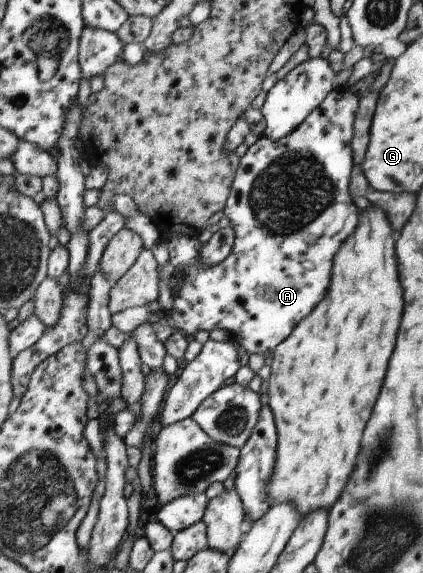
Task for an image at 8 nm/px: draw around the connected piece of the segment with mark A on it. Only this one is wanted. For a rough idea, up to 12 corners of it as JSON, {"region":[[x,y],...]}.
{"region":[[360,95],[243,157],[229,257],[167,248],[169,321],[274,351],[355,233]]}

